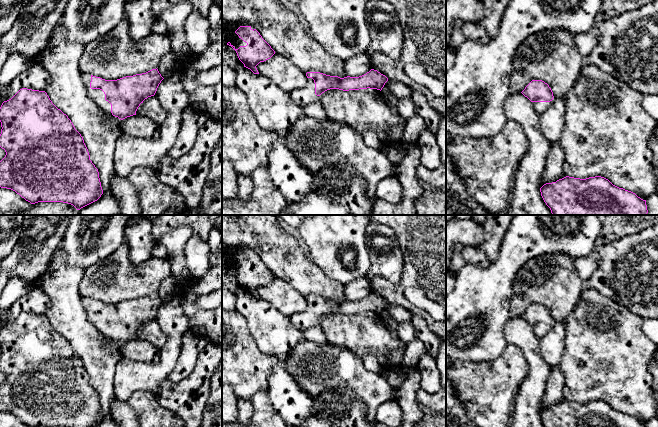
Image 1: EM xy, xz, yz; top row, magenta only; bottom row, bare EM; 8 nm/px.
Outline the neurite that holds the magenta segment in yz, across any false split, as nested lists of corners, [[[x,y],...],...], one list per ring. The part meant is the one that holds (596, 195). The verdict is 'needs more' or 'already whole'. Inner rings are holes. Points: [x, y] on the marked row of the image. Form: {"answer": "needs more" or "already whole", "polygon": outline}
{"answer": "already whole", "polygon": [[[566,176],[540,188],[541,196],[552,215],[647,215],[646,200],[635,193],[613,185],[608,179],[595,176],[586,179]]]}

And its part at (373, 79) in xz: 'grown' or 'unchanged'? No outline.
grown

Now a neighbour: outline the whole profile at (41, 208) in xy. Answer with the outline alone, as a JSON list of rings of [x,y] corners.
[[[38,202],[32,207],[17,215],[75,215],[77,209],[63,202]]]

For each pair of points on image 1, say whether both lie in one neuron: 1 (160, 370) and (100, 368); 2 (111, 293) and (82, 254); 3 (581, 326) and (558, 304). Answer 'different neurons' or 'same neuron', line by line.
1: different neurons
2: different neurons
3: different neurons

